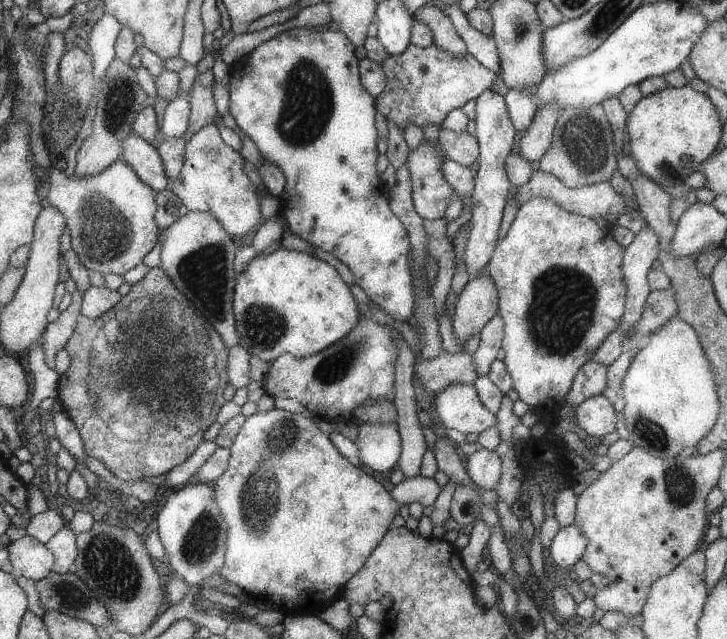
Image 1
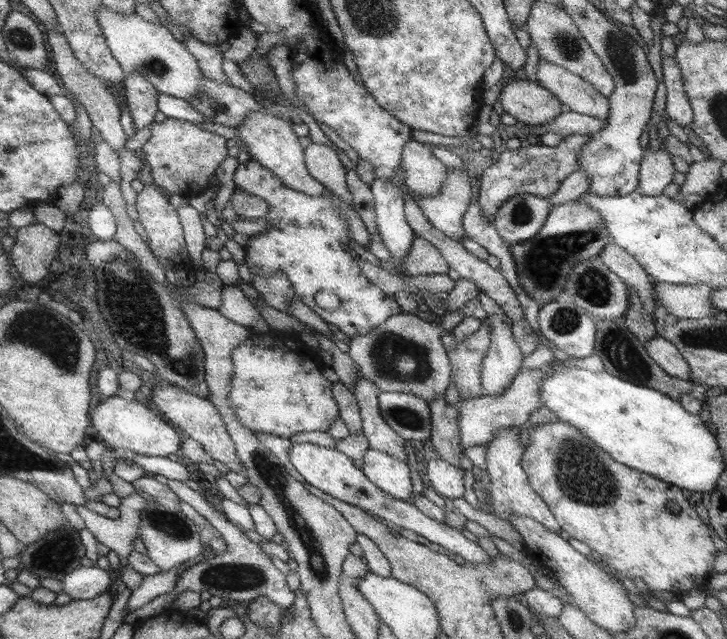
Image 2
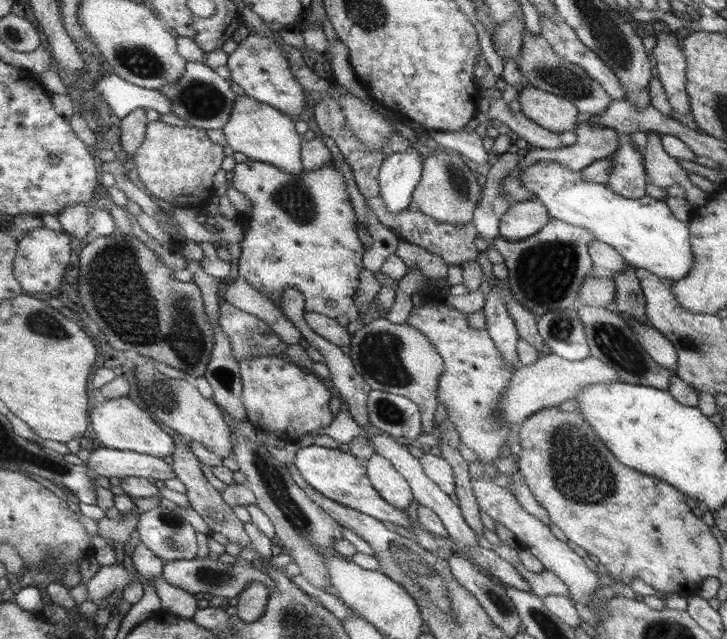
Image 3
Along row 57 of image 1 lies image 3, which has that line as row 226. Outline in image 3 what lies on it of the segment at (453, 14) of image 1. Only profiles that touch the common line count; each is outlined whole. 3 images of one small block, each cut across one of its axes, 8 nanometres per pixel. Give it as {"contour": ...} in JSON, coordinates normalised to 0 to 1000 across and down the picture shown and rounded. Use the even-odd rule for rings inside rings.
{"contour":[[[733,228],[714,232],[714,236],[707,241],[697,236],[689,239],[685,243],[684,254],[674,260],[667,275],[666,307],[662,308],[655,332],[651,333],[648,351],[655,355],[656,368],[670,382],[671,388],[675,387],[675,379],[686,369],[686,343],[703,322],[703,316],[692,310],[689,280],[706,261],[711,261],[711,252],[733,232]]]}

